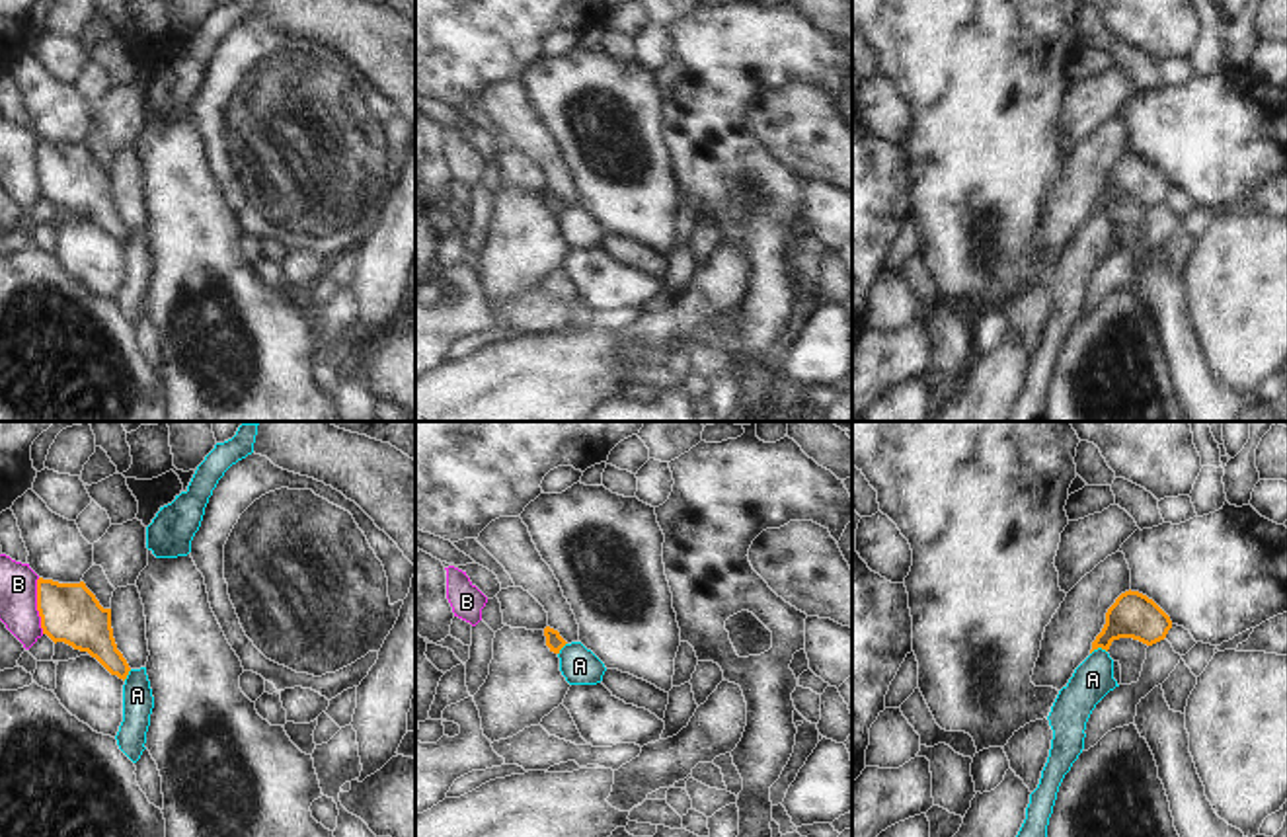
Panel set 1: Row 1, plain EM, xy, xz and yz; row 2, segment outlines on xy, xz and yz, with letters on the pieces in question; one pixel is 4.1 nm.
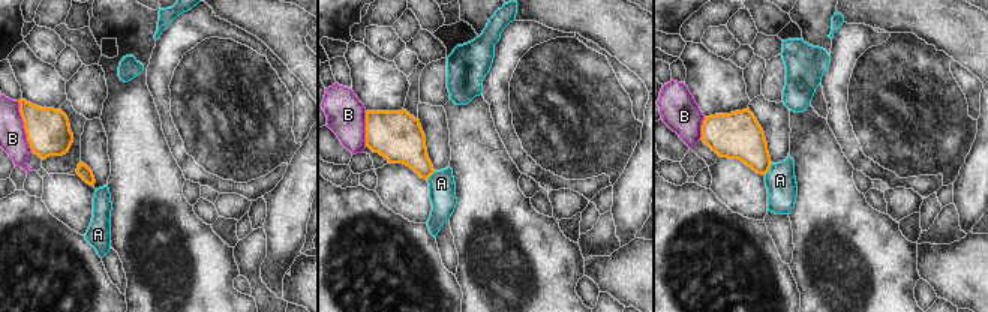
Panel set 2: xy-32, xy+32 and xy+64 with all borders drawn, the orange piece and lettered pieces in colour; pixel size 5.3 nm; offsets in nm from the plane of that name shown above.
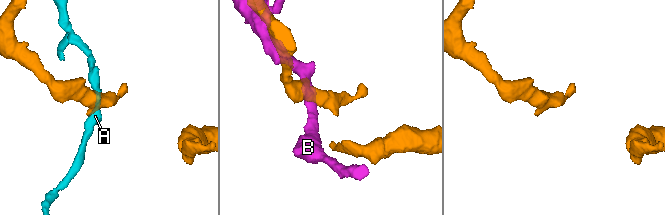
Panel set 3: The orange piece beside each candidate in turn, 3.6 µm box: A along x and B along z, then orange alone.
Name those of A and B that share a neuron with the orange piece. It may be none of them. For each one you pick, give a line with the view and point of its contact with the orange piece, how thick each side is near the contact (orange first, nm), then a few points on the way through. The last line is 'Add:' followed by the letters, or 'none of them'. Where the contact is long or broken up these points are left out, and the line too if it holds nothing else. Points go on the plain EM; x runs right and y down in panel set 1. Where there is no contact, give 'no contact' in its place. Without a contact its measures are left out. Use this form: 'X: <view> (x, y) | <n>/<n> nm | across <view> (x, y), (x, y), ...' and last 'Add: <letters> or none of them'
Add: none of them

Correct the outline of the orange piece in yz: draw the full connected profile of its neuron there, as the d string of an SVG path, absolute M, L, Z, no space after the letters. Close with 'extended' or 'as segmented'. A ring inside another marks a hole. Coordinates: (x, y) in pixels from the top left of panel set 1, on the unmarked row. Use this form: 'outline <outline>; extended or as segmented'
outline M1139 154L1121 156L1106 176L1106 187L1092 205L1092 213L1110 213L1113 203L1133 201L1152 209L1166 201L1172 191L1170 179Z; as segmented

